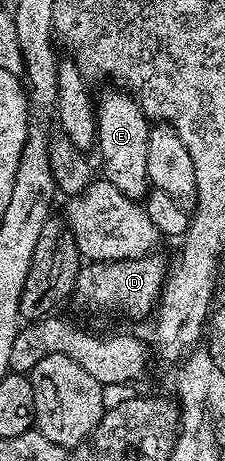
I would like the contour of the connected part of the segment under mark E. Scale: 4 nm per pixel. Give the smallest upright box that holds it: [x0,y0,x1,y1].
[96,88,151,199]

